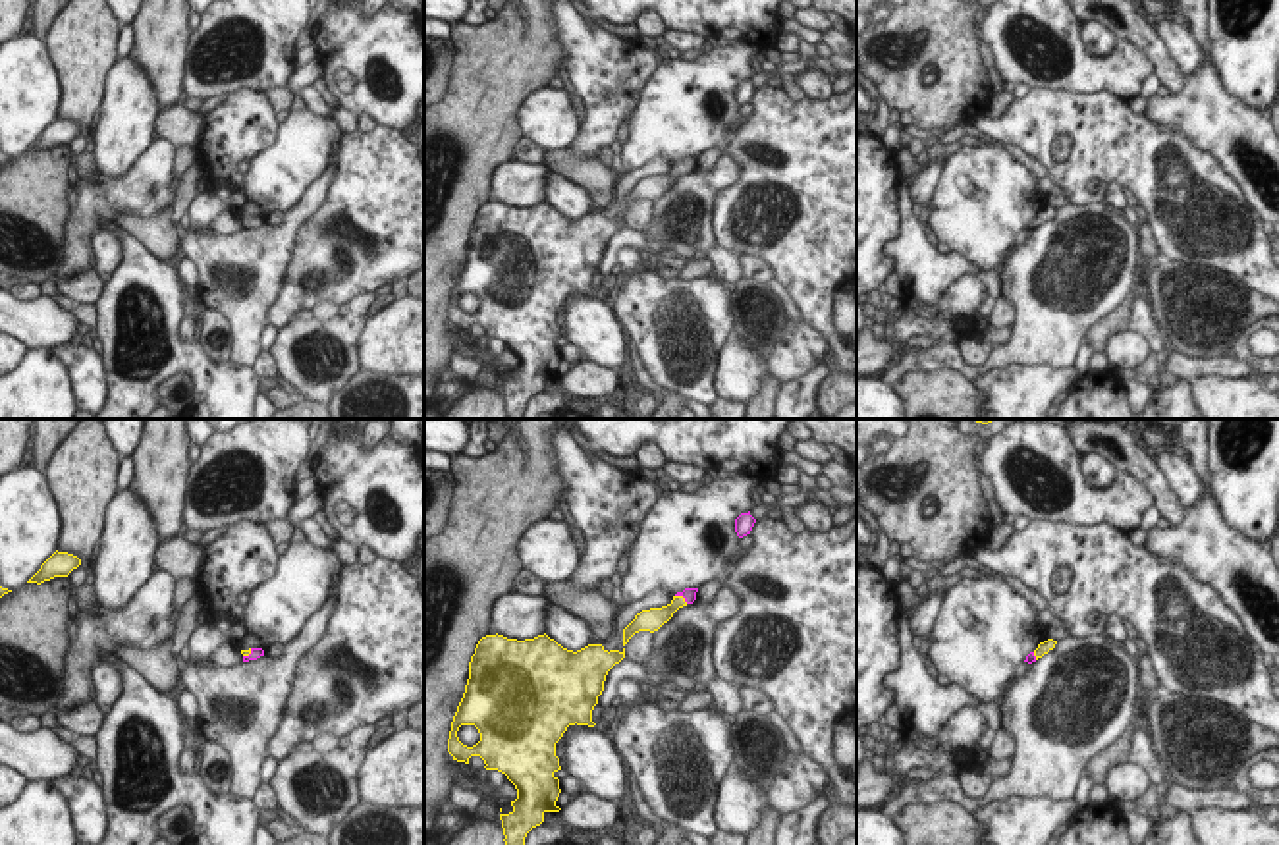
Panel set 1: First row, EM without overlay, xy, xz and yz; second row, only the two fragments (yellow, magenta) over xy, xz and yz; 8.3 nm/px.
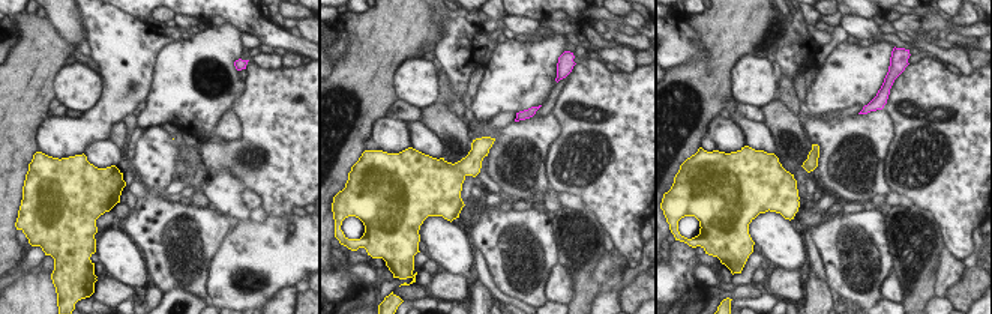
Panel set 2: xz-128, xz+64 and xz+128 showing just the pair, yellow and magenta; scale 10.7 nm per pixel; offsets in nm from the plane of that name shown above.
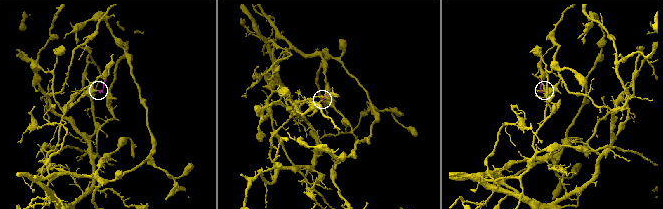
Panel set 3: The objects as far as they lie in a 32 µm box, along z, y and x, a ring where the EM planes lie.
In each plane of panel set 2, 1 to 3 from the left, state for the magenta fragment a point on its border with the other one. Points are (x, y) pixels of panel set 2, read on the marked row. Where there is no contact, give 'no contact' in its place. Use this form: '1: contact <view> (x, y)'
1: no contact
2: no contact
3: no contact

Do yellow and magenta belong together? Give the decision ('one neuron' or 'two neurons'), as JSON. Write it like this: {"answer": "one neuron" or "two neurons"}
{"answer": "one neuron"}

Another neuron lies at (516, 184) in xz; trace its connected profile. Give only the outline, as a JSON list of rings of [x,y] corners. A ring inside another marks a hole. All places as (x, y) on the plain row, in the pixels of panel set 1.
[[[509,160],[498,164],[492,174],[492,193],[498,203],[507,206],[534,206],[546,201],[546,174],[550,168],[544,164],[525,164]]]

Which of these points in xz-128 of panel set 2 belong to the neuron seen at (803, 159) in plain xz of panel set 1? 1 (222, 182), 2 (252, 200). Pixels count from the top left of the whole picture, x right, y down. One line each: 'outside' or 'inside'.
1: outside
2: outside

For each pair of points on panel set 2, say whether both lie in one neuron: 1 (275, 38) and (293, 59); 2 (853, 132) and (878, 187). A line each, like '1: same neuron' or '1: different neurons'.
1: different neurons
2: same neuron

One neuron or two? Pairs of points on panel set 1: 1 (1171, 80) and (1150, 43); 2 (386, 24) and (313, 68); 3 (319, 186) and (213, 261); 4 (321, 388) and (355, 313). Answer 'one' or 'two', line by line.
1: one
2: two
3: one
4: one

